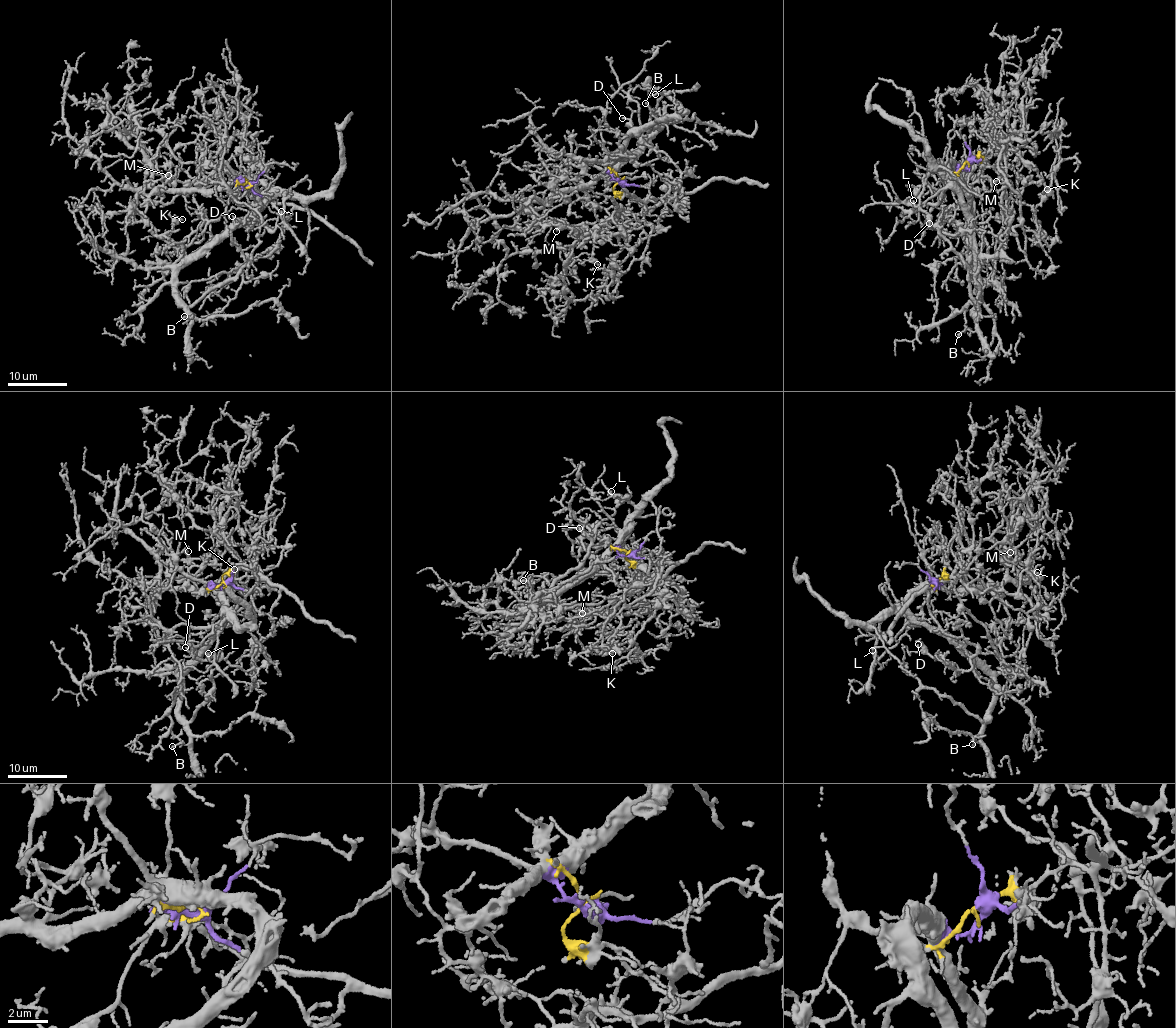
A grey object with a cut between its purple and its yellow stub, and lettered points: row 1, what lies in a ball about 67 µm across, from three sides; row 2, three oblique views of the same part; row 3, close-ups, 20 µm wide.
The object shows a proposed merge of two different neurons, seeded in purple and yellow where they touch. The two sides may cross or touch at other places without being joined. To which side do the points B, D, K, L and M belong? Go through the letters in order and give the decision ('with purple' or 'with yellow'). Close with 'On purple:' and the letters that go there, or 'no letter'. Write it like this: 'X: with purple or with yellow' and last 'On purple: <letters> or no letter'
B: with purple
D: with yellow
K: with yellow
L: with purple
M: with yellow
On purple: B, L

